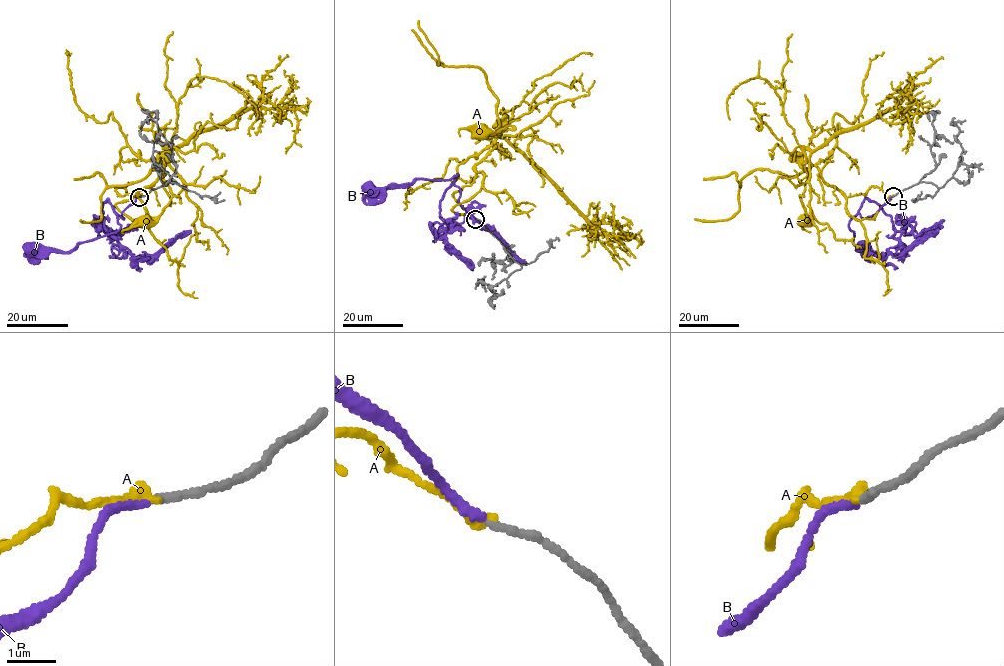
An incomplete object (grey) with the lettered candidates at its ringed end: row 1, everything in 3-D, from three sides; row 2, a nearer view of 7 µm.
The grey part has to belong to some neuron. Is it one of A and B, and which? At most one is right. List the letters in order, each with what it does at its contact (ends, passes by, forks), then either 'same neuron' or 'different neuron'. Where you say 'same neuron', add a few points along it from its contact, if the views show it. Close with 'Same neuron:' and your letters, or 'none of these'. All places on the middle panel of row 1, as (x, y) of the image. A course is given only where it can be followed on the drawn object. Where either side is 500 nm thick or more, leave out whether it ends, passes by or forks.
A: it ends there; different neuron
B: it ends there; same neuron; it runs (475, 219), (458, 201), (459, 189), (454, 183), (457, 174), (449, 179), (415, 179), (407, 185), (366, 189)
Same neuron: B

